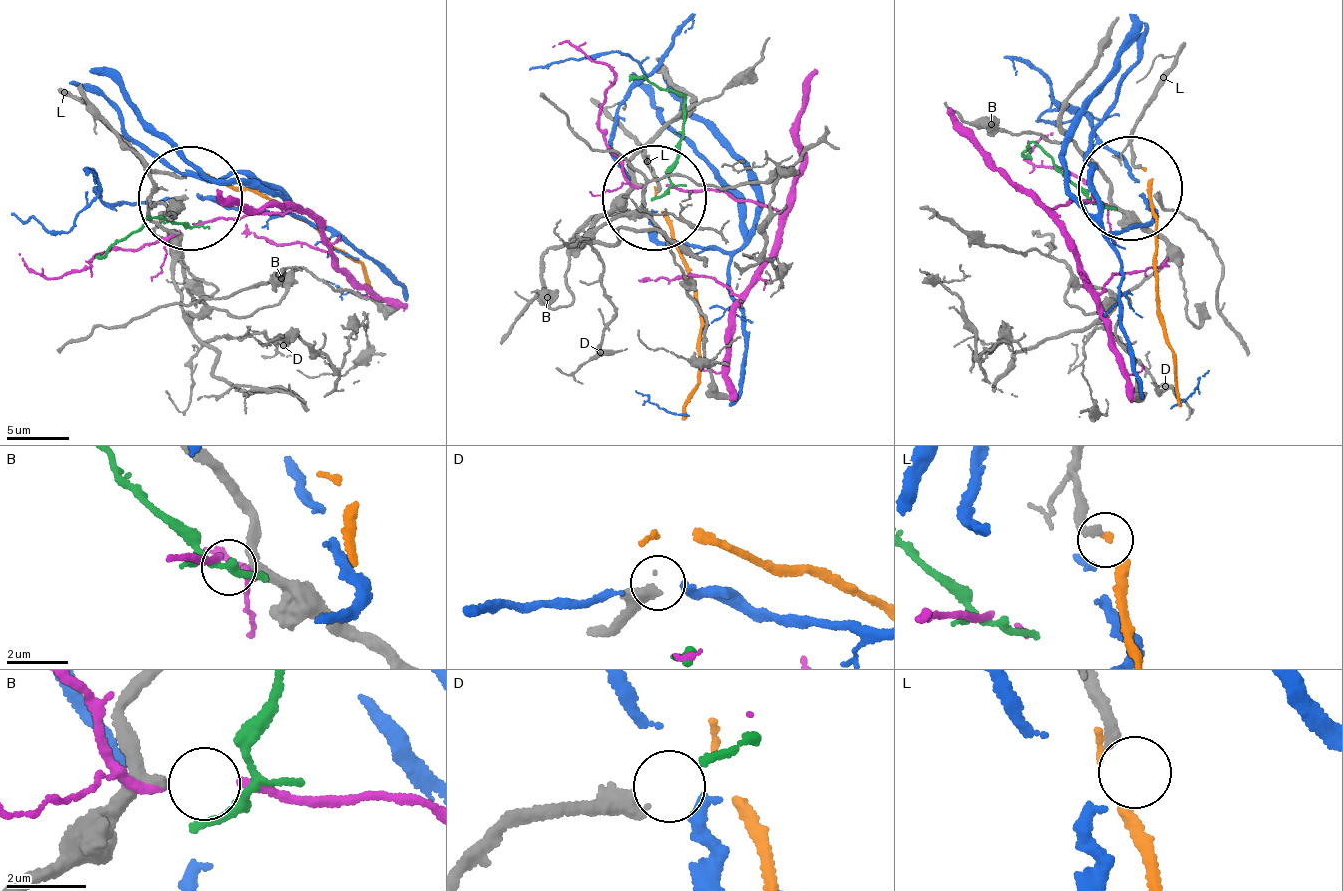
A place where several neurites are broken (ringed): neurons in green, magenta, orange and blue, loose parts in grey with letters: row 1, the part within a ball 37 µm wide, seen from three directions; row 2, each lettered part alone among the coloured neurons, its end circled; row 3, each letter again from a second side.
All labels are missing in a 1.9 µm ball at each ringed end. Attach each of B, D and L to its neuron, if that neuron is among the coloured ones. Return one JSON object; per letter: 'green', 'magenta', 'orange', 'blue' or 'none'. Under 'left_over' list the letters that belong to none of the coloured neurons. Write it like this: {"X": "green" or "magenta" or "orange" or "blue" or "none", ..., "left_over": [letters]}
{"B": "none", "D": "none", "L": "none", "left_over": ["B", "D", "L"]}

